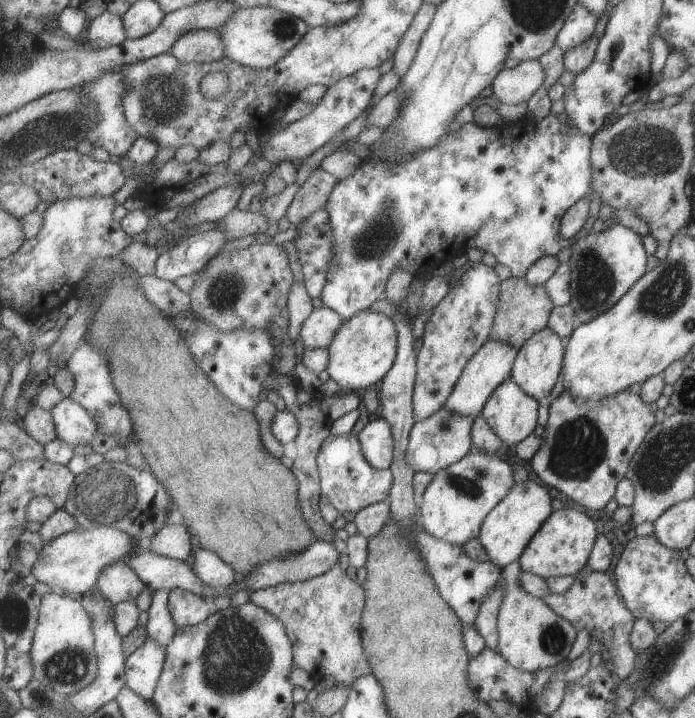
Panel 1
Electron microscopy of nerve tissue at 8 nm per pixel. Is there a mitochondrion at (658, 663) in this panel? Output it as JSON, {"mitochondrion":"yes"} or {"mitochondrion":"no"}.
{"mitochondrion":"yes"}

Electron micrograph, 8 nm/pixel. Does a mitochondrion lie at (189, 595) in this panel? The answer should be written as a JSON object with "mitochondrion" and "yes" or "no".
{"mitochondrion":"no"}

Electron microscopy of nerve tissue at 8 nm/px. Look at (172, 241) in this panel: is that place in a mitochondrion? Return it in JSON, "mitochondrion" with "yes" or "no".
{"mitochondrion":"no"}

